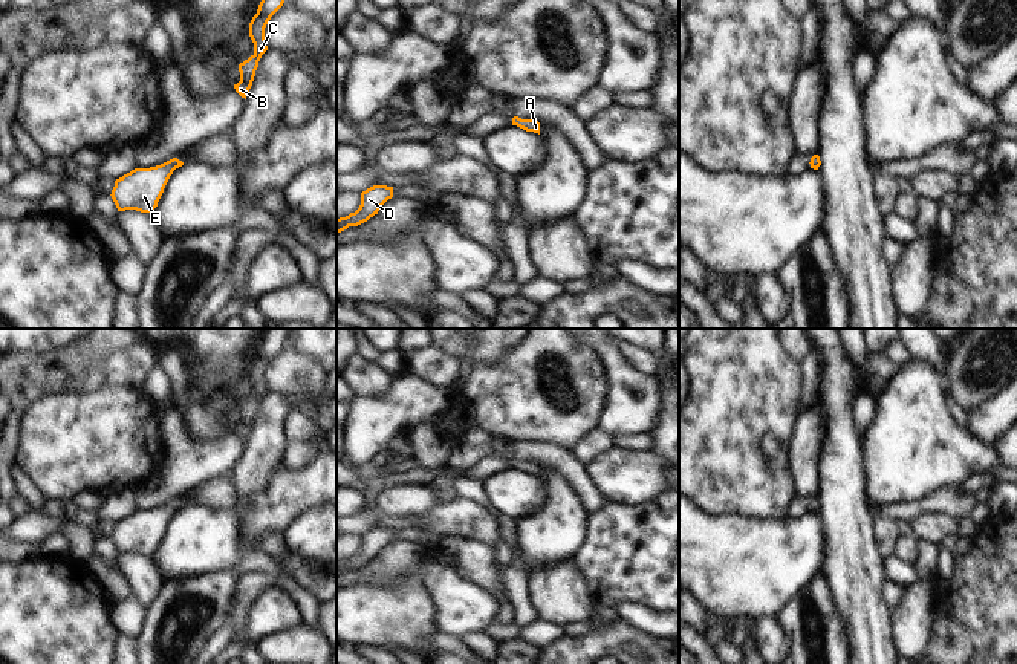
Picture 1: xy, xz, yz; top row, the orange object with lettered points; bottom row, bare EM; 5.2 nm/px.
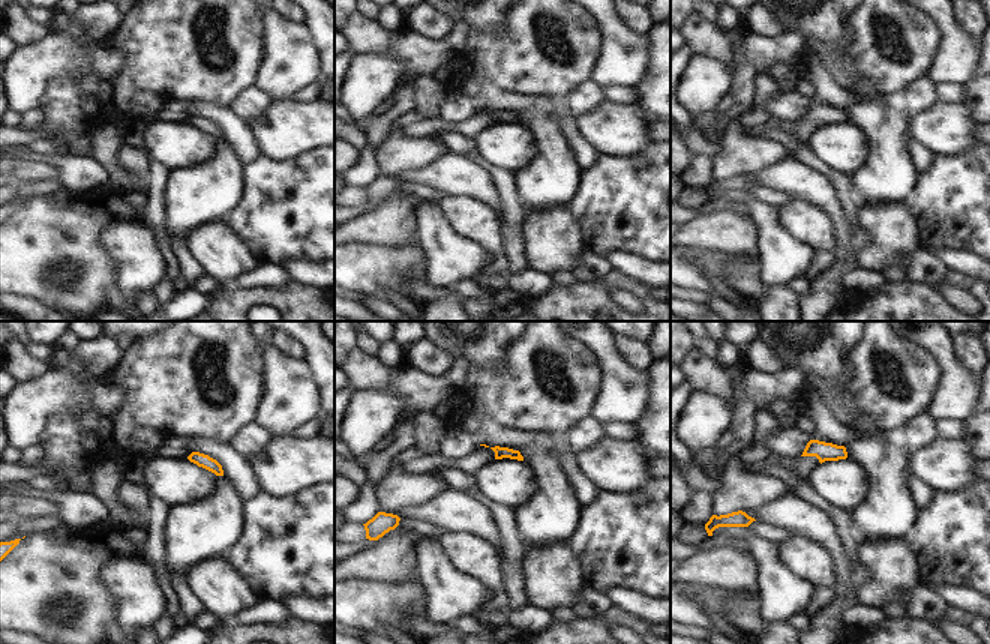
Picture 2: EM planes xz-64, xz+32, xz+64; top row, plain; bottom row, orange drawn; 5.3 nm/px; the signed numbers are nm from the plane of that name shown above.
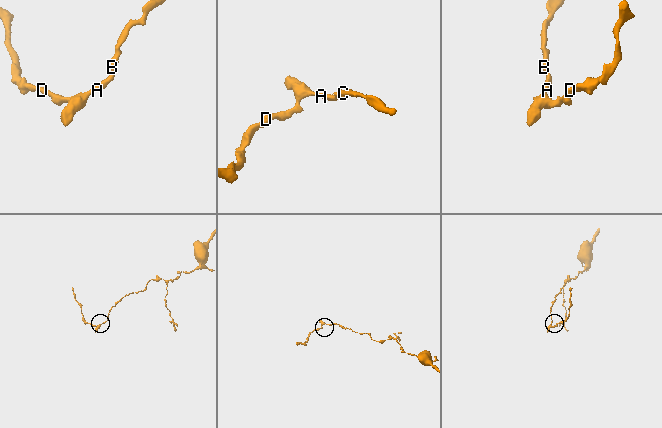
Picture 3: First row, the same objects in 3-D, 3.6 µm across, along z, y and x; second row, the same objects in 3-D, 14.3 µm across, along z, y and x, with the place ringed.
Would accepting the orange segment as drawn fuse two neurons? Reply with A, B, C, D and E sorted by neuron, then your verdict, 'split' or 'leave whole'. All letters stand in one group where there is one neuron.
groups A B C D E; leave whole

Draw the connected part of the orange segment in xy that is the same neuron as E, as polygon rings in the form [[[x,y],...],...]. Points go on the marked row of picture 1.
[[[173,158],[150,168],[135,168],[115,181],[112,199],[118,211],[153,213],[173,171],[184,162]]]

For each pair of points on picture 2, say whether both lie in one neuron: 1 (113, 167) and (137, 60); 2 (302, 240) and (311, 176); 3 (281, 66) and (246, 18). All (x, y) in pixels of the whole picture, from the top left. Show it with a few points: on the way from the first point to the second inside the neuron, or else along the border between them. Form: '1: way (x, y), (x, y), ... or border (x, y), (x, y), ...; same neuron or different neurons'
1: border (123, 131), (101, 125), (90, 134), (89, 146); different neurons
2: way (302, 224), (302, 213), (311, 204), (311, 192); same neuron
3: border (263, 15), (263, 62), (257, 75); different neurons

